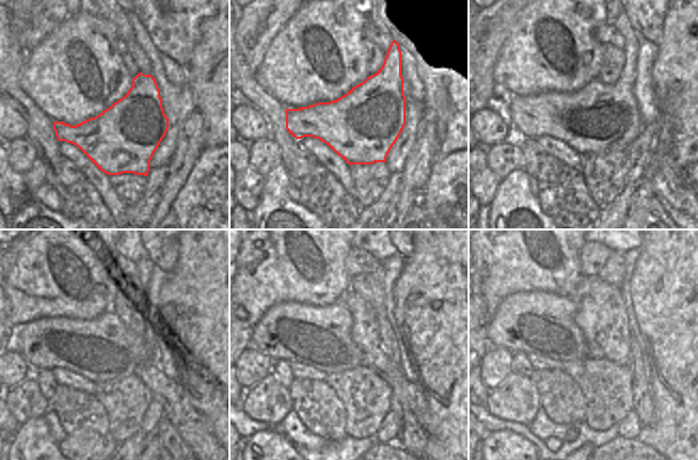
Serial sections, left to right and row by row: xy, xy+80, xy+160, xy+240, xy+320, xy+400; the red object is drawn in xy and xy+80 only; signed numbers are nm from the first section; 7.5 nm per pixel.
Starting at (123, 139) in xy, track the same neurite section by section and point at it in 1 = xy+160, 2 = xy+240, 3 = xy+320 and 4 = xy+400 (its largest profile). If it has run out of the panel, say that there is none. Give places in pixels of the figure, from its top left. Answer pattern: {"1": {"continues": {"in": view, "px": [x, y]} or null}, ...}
{"1": {"continues": {"in": "xy+160", "px": [598, 119]}}, "2": {"continues": {"in": "xy+240", "px": [102, 349]}}, "3": {"continues": {"in": "xy+320", "px": [319, 337]}}, "4": {"continues": {"in": "xy+400", "px": [542, 323]}}}

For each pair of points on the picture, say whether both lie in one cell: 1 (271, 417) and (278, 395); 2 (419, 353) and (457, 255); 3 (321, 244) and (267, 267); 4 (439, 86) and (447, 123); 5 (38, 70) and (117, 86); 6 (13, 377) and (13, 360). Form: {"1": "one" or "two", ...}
{"1": "one", "2": "one", "3": "one", "4": "one", "5": "one", "6": "one"}

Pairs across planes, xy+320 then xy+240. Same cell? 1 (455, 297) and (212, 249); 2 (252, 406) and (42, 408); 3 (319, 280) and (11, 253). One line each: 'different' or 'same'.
1: same
2: same
3: different

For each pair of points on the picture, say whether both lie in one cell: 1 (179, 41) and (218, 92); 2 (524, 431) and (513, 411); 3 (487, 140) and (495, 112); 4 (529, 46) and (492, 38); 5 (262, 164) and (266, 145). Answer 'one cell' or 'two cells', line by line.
1: two cells
2: two cells
3: one cell
4: two cells
5: one cell

